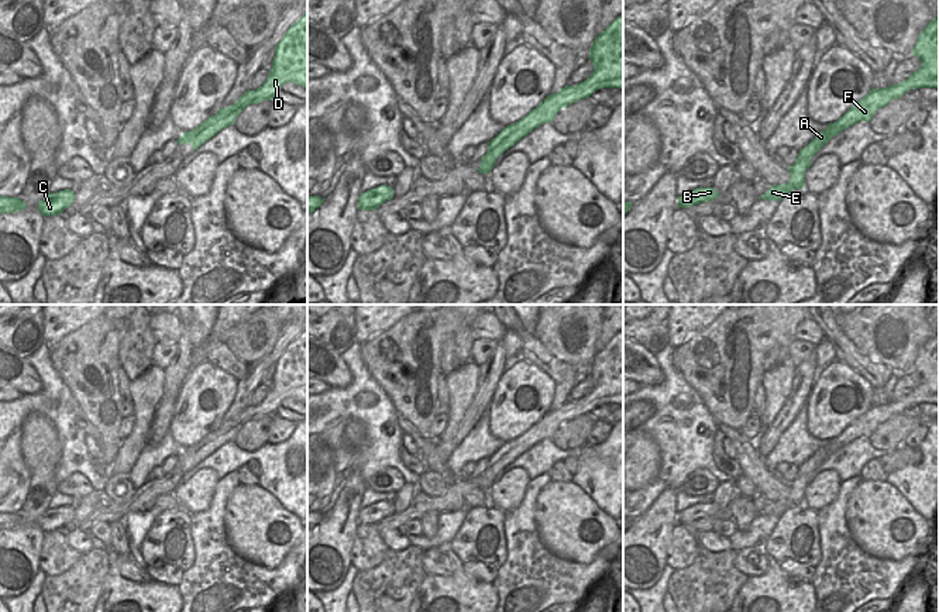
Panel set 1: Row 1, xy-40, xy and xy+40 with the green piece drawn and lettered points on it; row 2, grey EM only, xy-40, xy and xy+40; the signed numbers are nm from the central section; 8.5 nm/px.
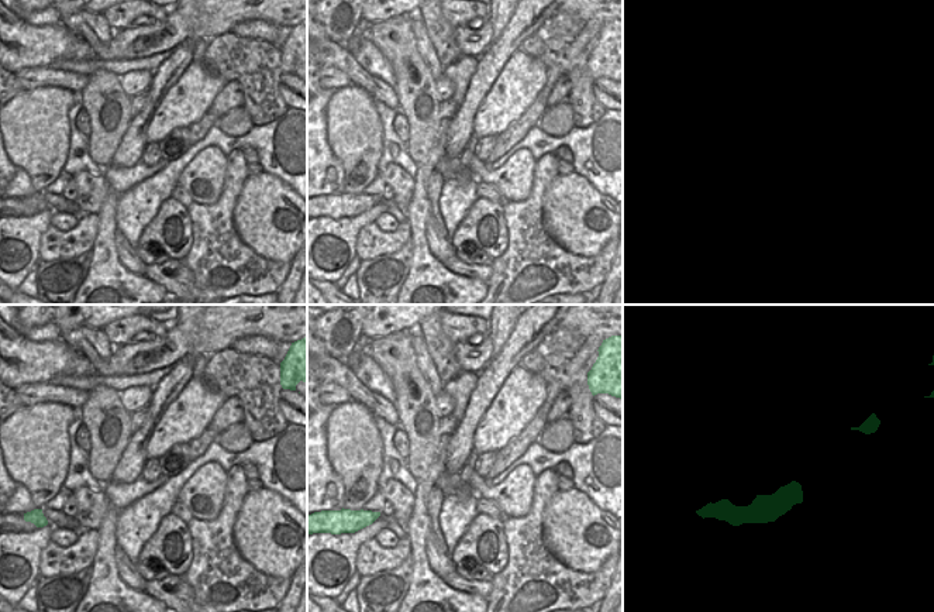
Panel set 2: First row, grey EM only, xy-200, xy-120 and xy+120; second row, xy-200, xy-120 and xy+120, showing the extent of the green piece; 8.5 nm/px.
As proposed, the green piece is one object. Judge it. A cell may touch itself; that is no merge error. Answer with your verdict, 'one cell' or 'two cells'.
one cell

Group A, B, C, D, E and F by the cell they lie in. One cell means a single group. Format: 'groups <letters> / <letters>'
groups A B C D E F

